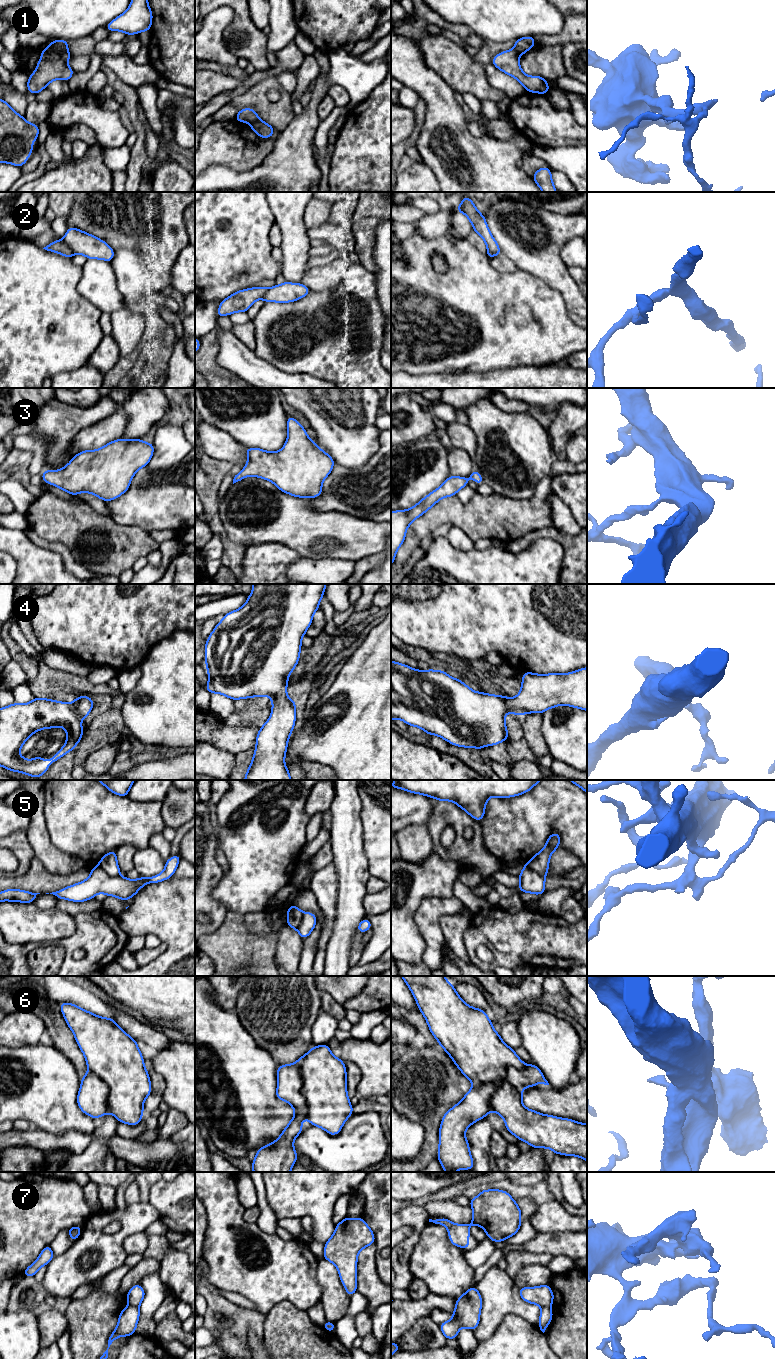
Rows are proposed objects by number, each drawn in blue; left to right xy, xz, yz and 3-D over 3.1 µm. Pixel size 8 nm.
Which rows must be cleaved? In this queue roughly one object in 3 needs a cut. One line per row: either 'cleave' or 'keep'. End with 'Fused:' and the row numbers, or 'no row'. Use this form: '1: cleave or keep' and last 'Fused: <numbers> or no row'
1: cleave
2: keep
3: keep
4: keep
5: cleave
6: keep
7: cleave
Fused: 1, 5, 7

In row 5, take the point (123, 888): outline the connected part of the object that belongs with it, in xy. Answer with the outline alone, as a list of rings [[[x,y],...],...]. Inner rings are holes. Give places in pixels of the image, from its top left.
[[[180,854],[170,857],[165,862],[165,869],[162,873],[149,878],[140,876],[136,880],[121,876],[110,877],[97,865],[91,869],[91,874],[86,880],[50,894],[55,895],[58,899],[66,899],[73,902],[87,901],[95,898],[98,893],[103,893],[106,896],[115,896],[120,900],[126,901],[134,897],[144,885],[159,883],[172,877],[180,860]]]

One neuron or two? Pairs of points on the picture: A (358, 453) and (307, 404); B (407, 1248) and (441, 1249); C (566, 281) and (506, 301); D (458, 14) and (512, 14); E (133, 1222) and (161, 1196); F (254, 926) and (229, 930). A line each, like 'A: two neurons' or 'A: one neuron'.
A: one neuron
B: two neurons
C: two neurons
D: one neuron
E: two neurons
F: two neurons

